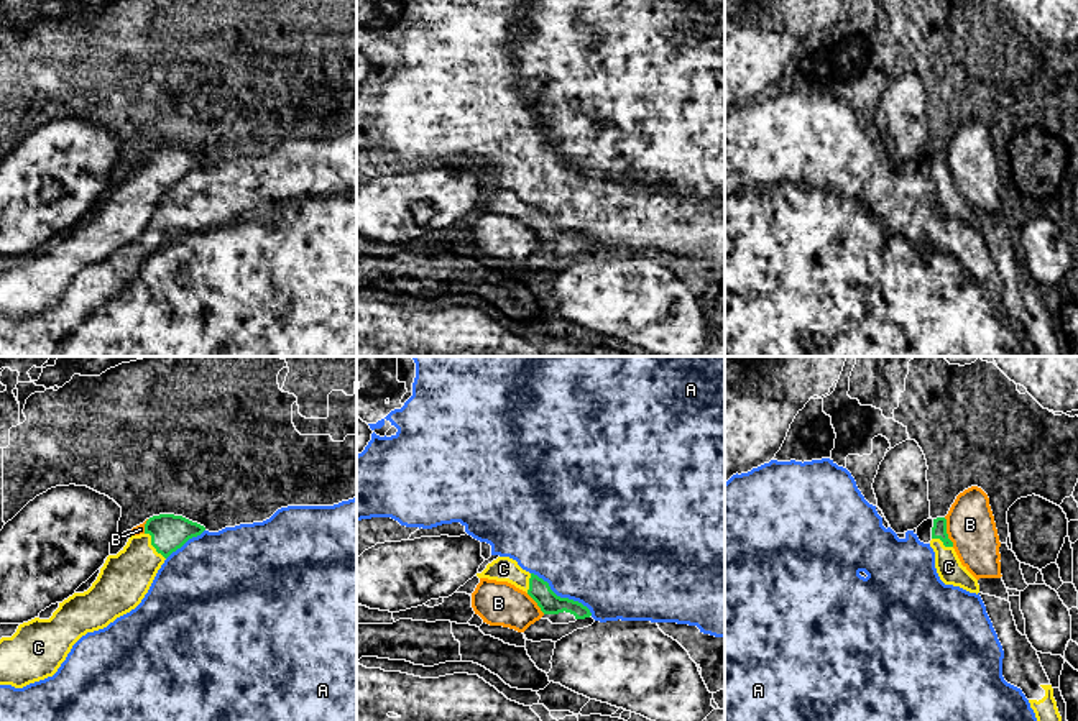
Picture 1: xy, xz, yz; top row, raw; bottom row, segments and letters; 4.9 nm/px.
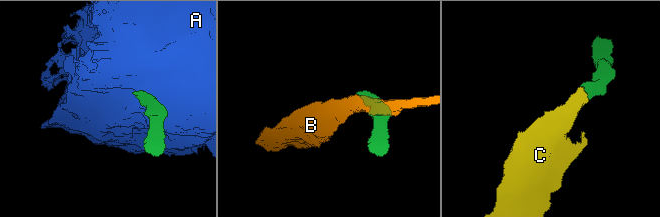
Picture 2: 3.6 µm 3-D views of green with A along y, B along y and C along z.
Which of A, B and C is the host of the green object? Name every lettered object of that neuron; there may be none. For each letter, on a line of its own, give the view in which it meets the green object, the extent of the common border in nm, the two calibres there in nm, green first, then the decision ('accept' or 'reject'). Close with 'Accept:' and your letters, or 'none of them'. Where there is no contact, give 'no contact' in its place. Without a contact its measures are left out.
A: meets green in xz; contact 360 nm long; 110 nm thick on the green side, 480 nm on the other; reject
B: meets green in yz; contact 150 nm long; 80 nm thick on the green side, 240 nm on the other; reject
C: meets green in xy; contact 170 nm long; 180 nm thick on the green side, 260 nm on the other; accept
Accept: C

